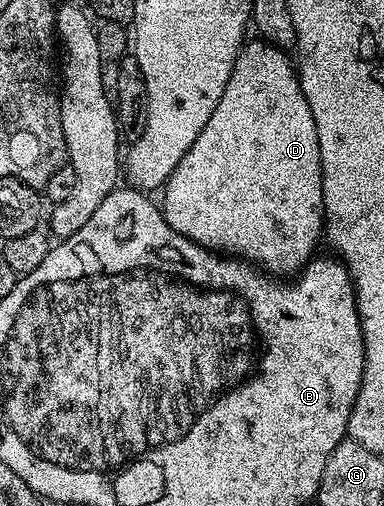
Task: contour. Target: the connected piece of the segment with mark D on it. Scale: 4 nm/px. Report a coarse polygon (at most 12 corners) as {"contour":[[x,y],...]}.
{"contour":[[260,38],[163,189],[171,230],[277,278],[325,226],[298,69]]}

